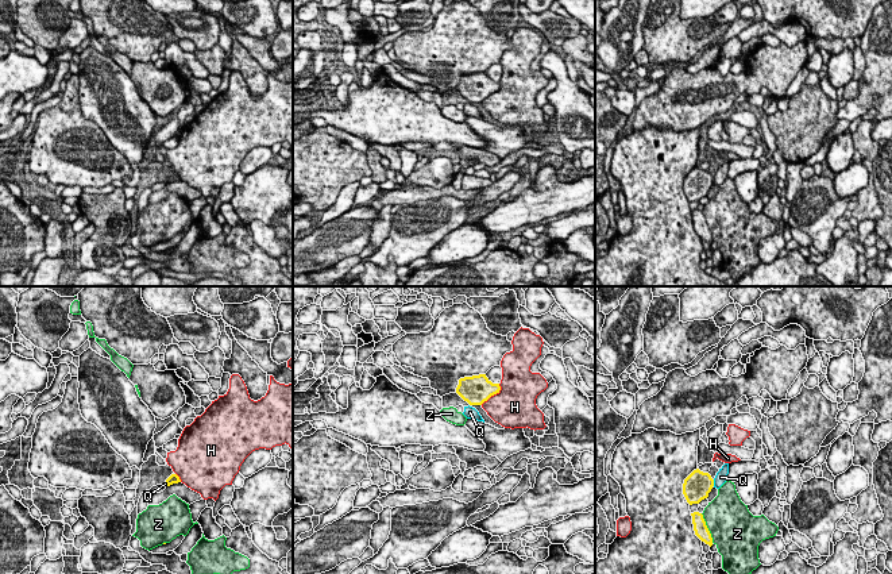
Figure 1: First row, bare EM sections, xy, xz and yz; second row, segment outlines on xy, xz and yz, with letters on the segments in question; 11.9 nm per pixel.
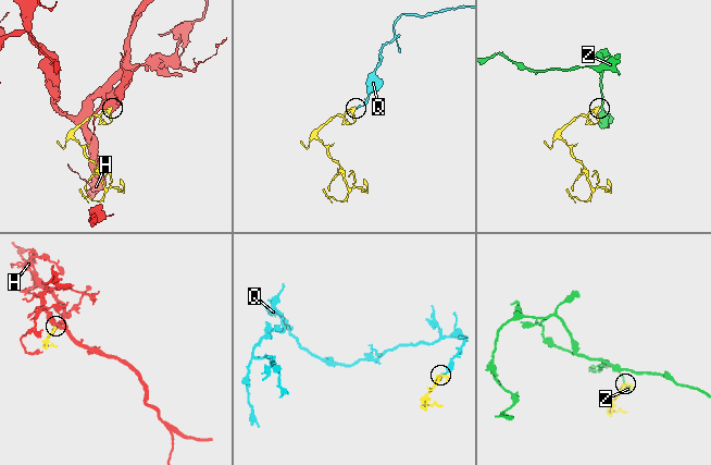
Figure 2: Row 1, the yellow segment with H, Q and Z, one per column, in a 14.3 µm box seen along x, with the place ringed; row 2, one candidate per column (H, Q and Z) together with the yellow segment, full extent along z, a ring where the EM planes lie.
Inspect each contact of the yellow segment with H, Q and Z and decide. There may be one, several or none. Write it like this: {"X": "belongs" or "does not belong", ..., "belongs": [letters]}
{"H": "does not belong", "Q": "does not belong", "Z": "does not belong", "belongs": []}

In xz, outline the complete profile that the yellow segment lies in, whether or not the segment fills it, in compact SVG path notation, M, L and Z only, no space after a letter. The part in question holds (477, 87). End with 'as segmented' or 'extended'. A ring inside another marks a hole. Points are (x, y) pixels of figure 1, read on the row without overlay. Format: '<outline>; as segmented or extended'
M486 72L460 76L456 85L456 90L470 103L482 103L499 88L499 81L493 81Z; as segmented

